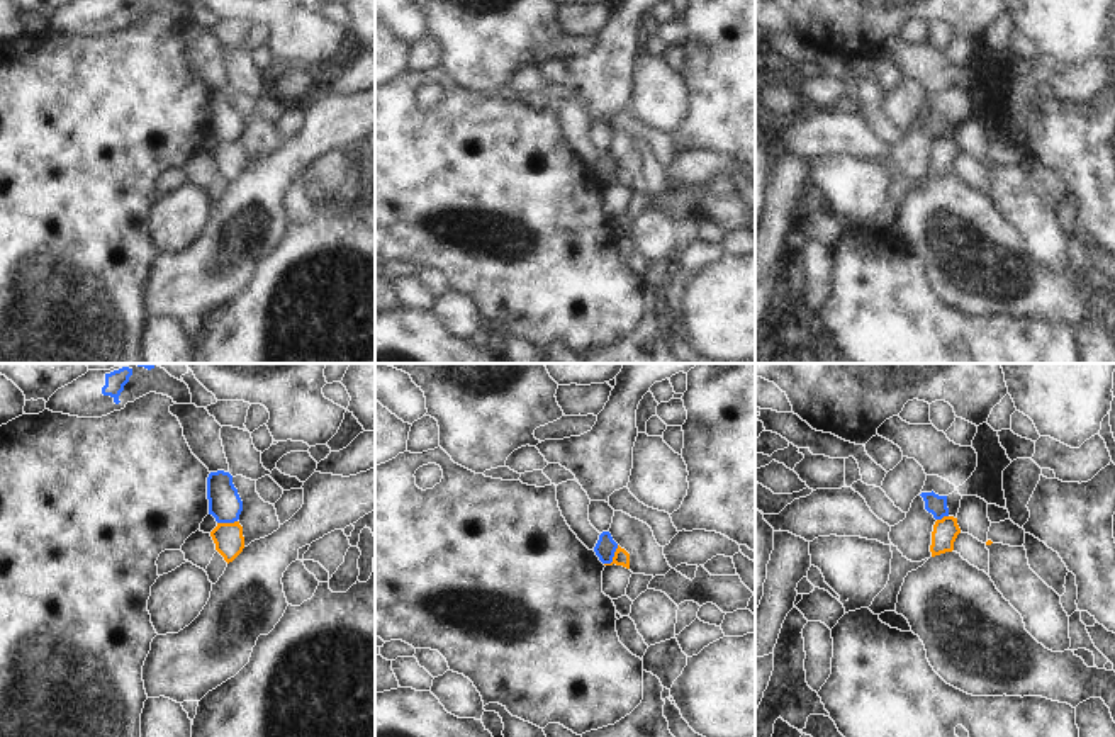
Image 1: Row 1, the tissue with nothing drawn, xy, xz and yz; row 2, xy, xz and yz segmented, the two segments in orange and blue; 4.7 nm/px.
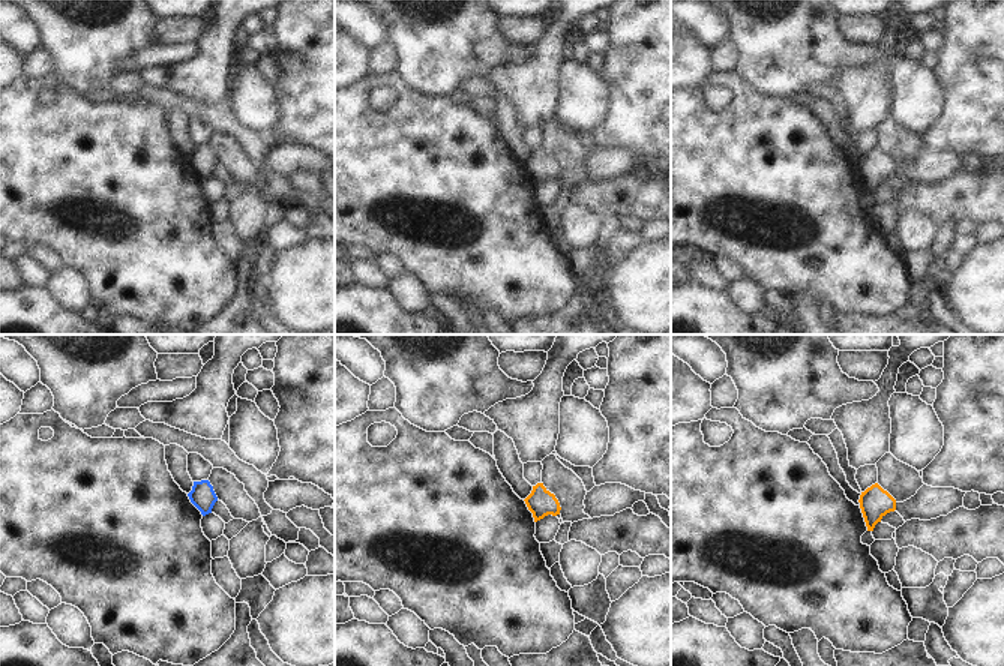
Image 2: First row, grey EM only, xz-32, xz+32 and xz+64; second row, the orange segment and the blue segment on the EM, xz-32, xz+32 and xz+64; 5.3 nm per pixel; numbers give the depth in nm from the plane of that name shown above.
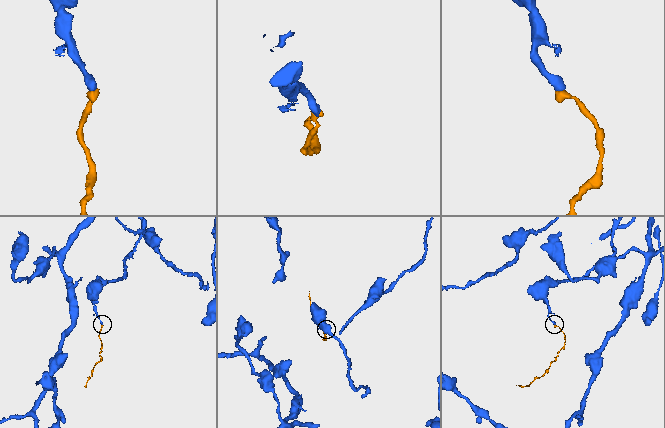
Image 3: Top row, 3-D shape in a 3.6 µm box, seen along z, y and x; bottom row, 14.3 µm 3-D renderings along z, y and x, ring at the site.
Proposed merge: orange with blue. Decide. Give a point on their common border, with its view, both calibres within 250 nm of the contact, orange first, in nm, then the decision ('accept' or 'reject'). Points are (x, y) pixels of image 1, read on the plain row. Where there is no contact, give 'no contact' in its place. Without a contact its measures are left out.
meets orange in xz at (613, 177); 80 nm thick on the orange side, 100 nm on the other; reject

